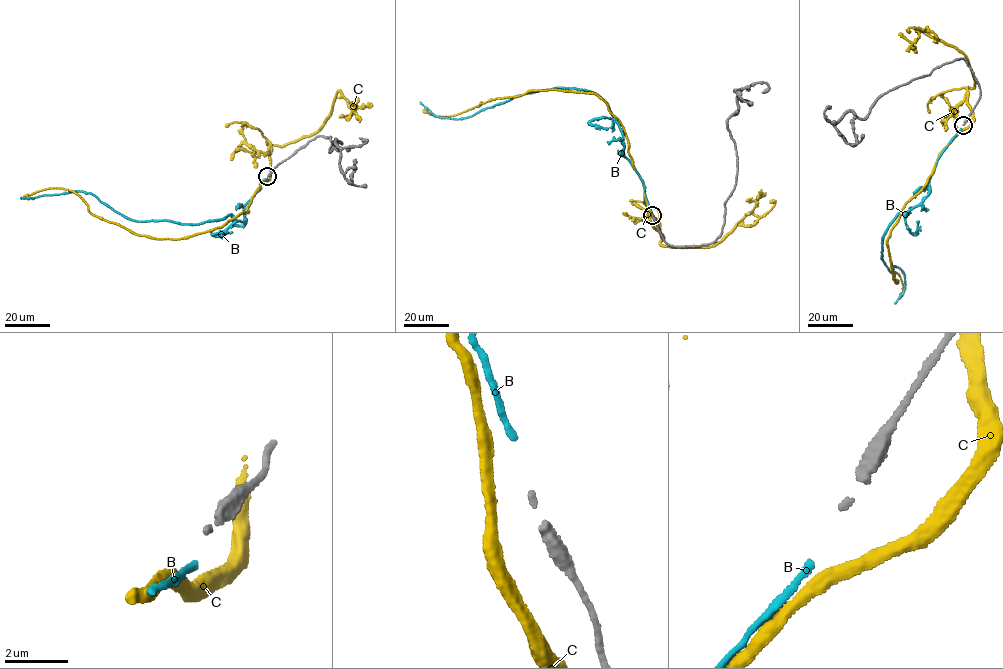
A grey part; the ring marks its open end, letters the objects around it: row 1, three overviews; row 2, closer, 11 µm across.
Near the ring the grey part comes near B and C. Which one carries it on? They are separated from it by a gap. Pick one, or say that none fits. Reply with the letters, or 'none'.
none

